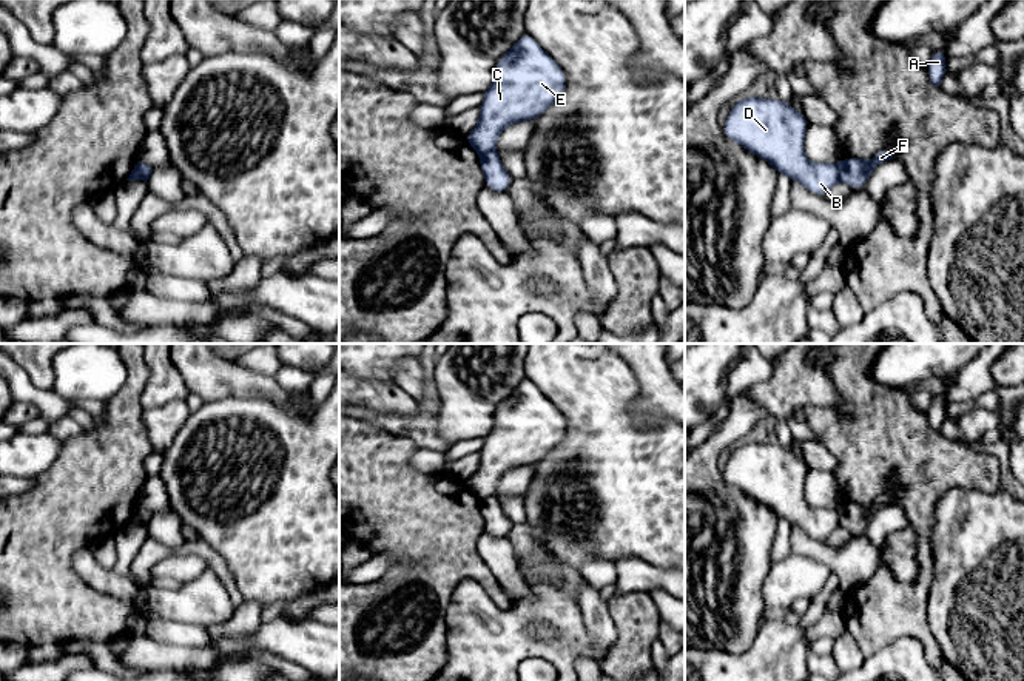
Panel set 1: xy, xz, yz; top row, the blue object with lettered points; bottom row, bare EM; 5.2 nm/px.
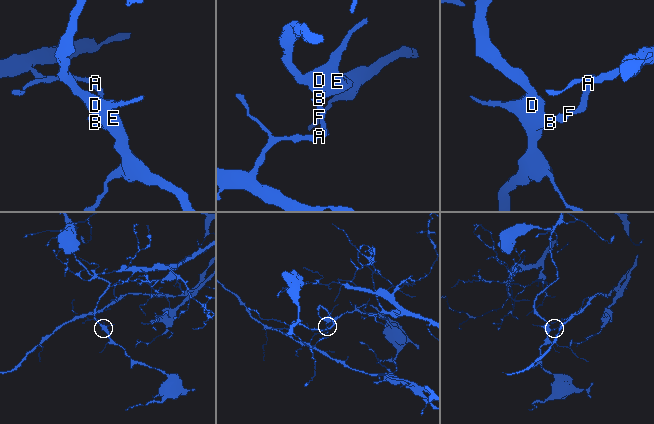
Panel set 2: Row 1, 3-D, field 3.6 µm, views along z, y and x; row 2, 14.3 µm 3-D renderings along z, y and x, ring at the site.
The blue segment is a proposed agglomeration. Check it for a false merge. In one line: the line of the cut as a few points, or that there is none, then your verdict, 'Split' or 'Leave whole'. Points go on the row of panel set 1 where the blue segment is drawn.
Split along xz (494, 150), (480, 154). Split

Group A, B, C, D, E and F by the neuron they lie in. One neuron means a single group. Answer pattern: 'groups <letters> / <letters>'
groups A F / B C D E

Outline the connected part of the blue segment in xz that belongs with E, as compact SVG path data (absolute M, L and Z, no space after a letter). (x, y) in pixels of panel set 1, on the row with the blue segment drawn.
M527 32L498 60L477 126L464 140L478 153L495 151L498 136L518 122L534 122L561 99L566 74Z

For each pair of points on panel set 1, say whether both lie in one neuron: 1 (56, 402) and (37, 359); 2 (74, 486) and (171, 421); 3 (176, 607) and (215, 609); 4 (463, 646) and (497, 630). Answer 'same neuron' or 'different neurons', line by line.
1: different neurons
2: different neurons
3: same neuron
4: same neuron

